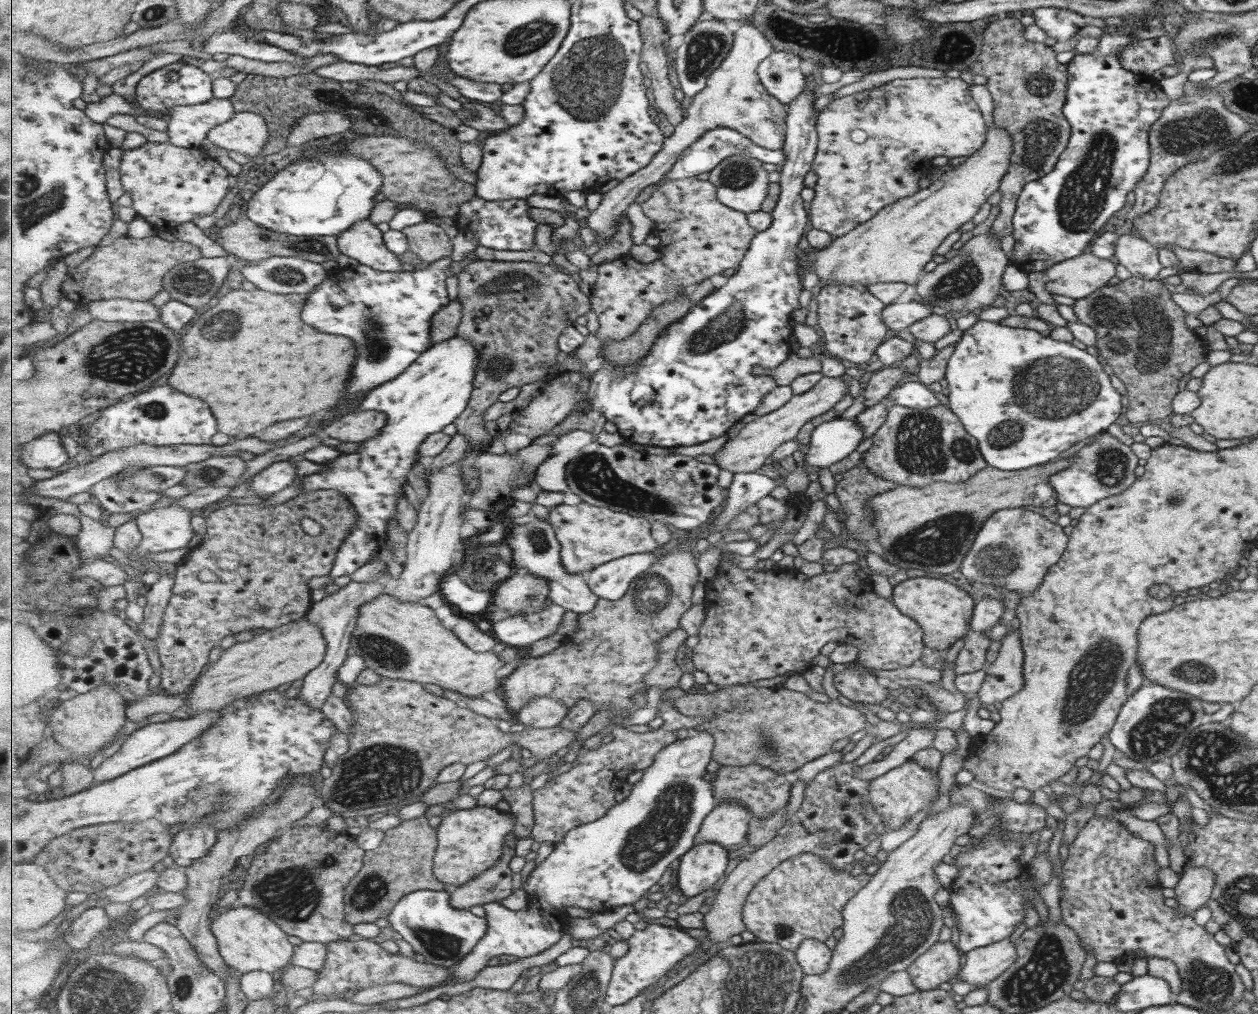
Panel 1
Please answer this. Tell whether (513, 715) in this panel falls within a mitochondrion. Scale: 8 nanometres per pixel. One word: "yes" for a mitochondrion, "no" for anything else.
no

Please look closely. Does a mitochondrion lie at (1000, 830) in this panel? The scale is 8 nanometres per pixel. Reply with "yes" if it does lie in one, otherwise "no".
no

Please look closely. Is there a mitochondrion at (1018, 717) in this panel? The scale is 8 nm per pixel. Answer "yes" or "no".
no

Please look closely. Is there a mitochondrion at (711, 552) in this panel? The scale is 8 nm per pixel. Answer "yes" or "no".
no

